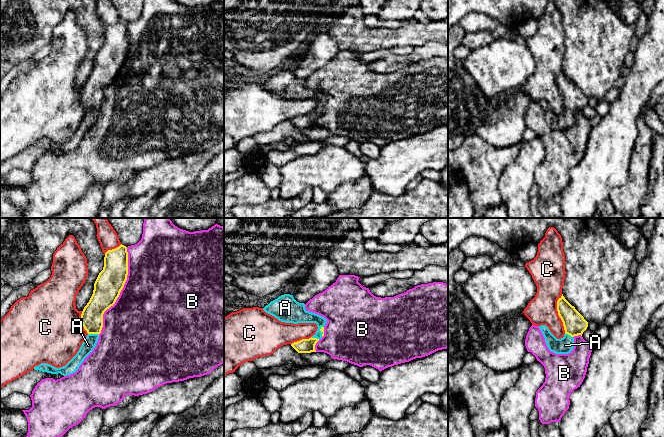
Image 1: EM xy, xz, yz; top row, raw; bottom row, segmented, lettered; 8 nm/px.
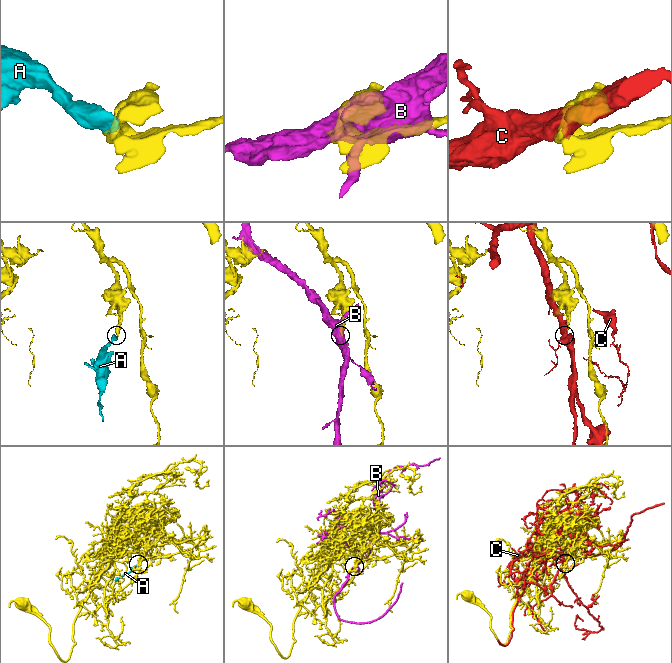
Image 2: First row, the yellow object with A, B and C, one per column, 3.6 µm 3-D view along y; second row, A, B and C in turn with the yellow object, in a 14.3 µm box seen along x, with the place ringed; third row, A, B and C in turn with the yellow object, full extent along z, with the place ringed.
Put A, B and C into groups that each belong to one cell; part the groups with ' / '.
A / B / C

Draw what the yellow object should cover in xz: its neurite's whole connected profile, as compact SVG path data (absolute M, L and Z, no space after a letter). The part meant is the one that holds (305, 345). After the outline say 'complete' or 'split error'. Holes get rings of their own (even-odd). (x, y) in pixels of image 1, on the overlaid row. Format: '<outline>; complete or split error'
M290 294L279 296L266 305L263 310L285 323L316 323L318 329L311 338L291 344L298 353L316 352L315 345L324 336L324 326L327 323L324 317L307 311L305 304L297 302Z; split error

